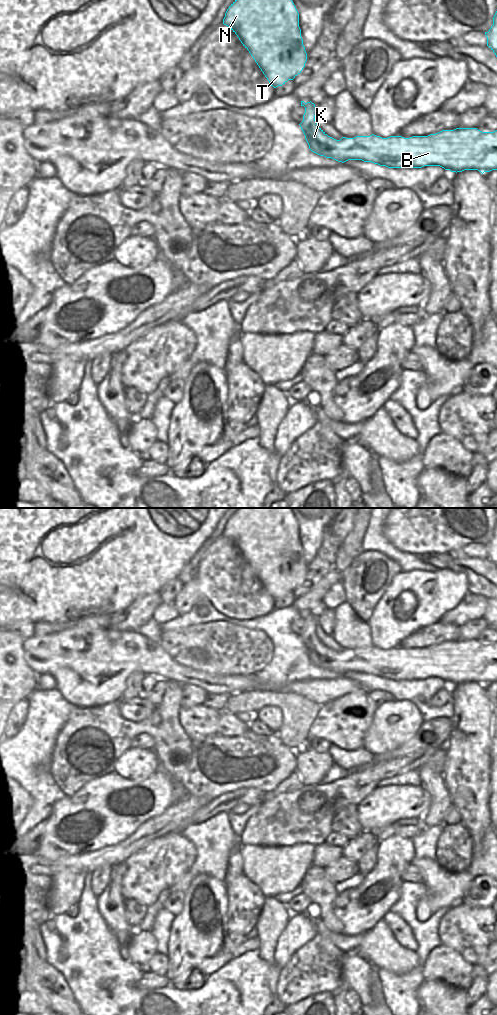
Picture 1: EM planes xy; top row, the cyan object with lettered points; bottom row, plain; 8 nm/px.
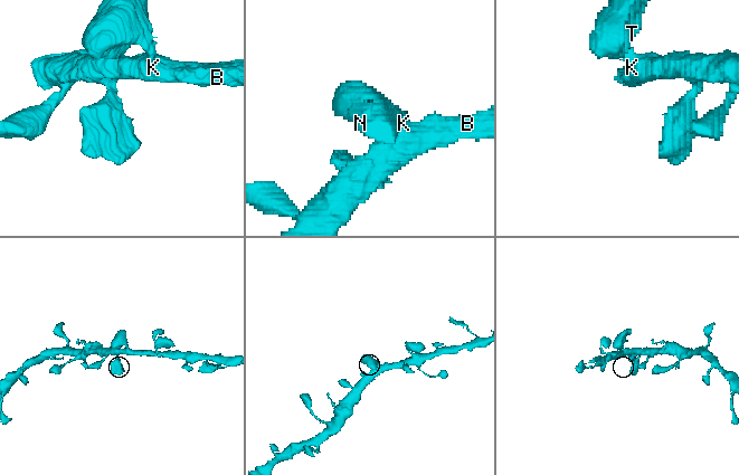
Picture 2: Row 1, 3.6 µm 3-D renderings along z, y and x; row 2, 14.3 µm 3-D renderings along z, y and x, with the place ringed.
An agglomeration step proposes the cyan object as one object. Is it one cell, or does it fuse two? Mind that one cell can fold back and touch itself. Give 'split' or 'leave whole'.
leave whole

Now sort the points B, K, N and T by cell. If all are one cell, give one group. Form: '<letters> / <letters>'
B K N T

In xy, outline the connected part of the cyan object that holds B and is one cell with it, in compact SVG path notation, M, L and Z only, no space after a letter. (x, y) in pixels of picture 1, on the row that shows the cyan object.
M301 101L305 107L303 121L299 124L309 149L326 158L332 158L338 162L348 160L362 160L372 162L388 168L422 168L424 166L440 166L451 172L464 170L478 170L482 174L497 170L497 130L494 132L482 132L477 128L456 128L454 130L442 130L428 136L390 136L382 138L374 134L370 136L356 136L354 138L342 137L336 140L328 136L316 123L317 109L315 104Z

